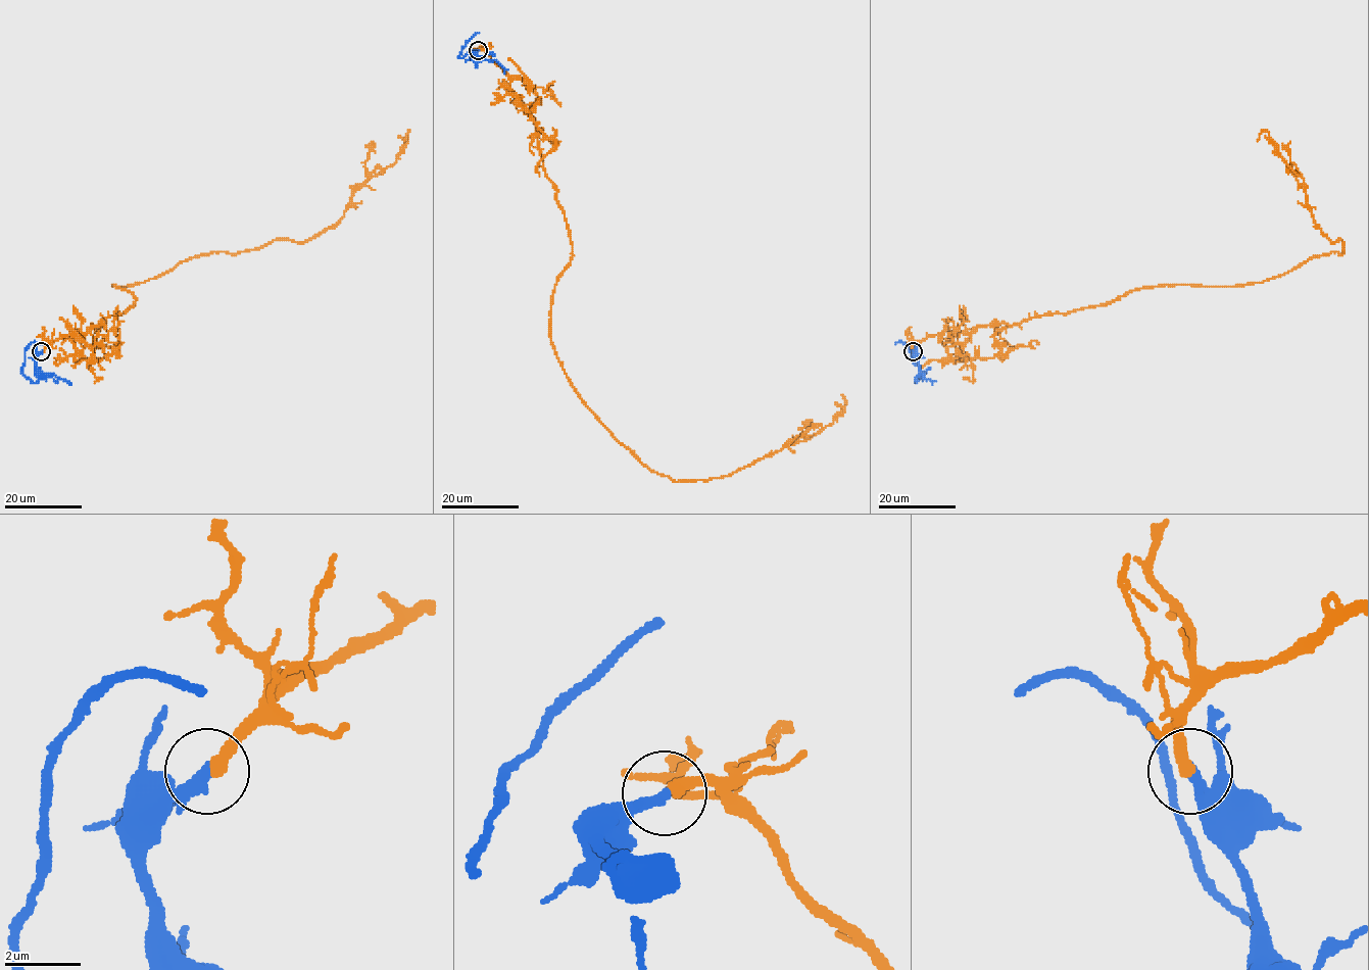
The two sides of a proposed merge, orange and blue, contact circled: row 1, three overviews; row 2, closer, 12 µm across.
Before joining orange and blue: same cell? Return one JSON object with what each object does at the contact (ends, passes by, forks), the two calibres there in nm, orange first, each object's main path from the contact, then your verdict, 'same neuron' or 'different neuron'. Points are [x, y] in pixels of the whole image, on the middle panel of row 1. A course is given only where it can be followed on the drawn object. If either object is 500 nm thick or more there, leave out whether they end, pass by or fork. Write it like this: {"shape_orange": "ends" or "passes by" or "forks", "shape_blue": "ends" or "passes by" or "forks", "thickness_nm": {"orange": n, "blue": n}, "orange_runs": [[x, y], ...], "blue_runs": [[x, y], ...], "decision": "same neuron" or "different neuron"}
{"shape_orange": "ends", "shape_blue": "ends", "thickness_nm": {"orange": 360, "blue": 320}, "orange_runs": [[479, 50], [537, 129], [572, 245], [550, 341], [607, 430], [651, 471], [707, 480], [804, 441], [840, 394]], "blue_runs": [[479, 50], [473, 56], [475, 52], [459, 57], [462, 48], [479, 33]], "decision": "same neuron"}

